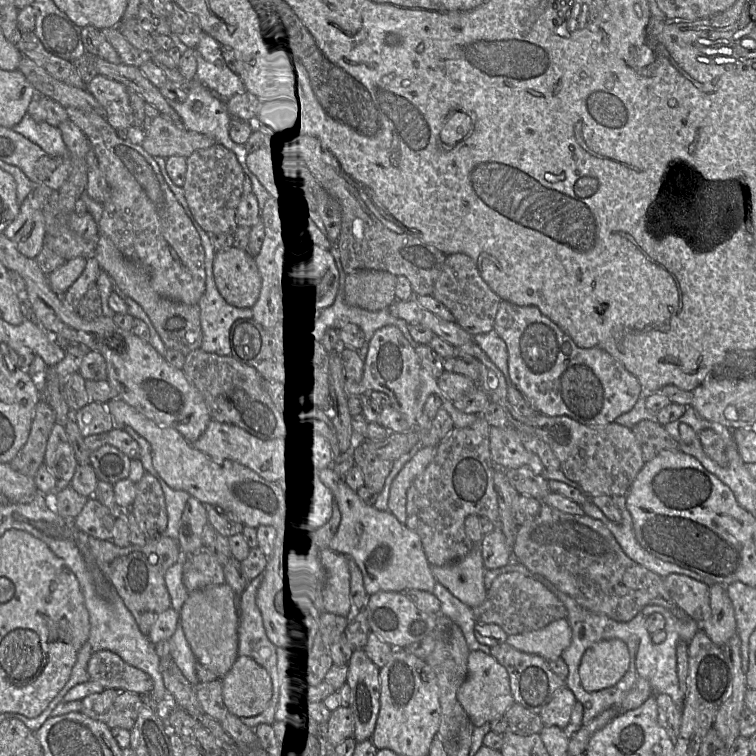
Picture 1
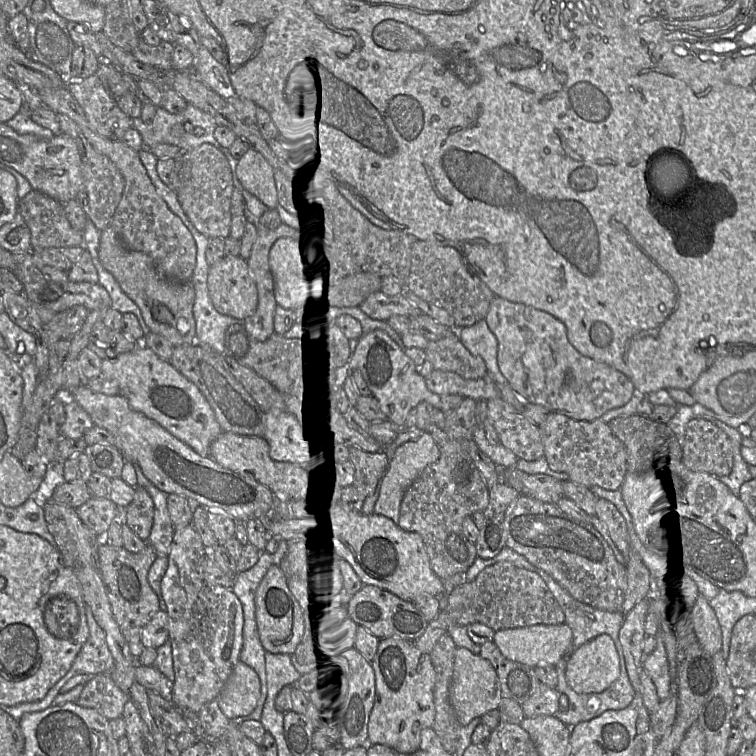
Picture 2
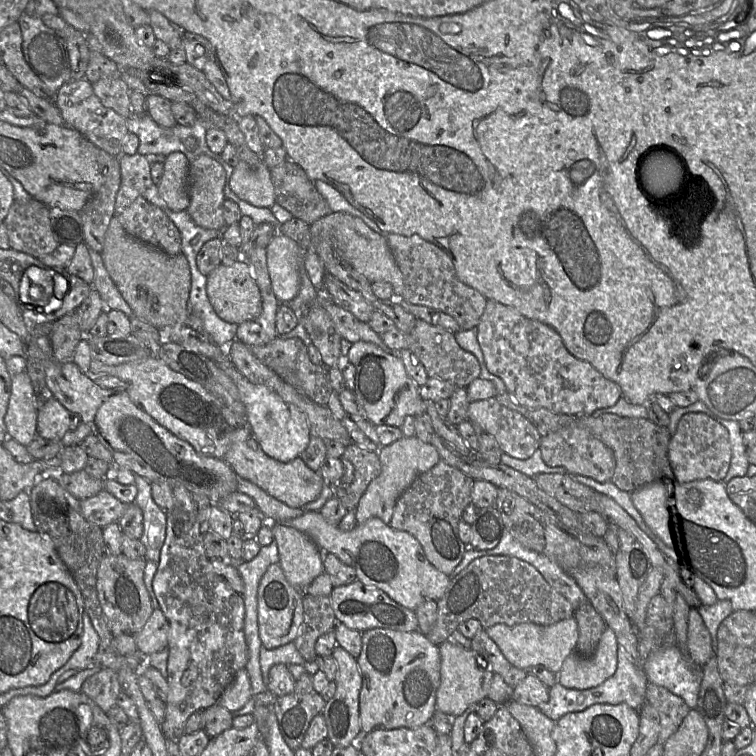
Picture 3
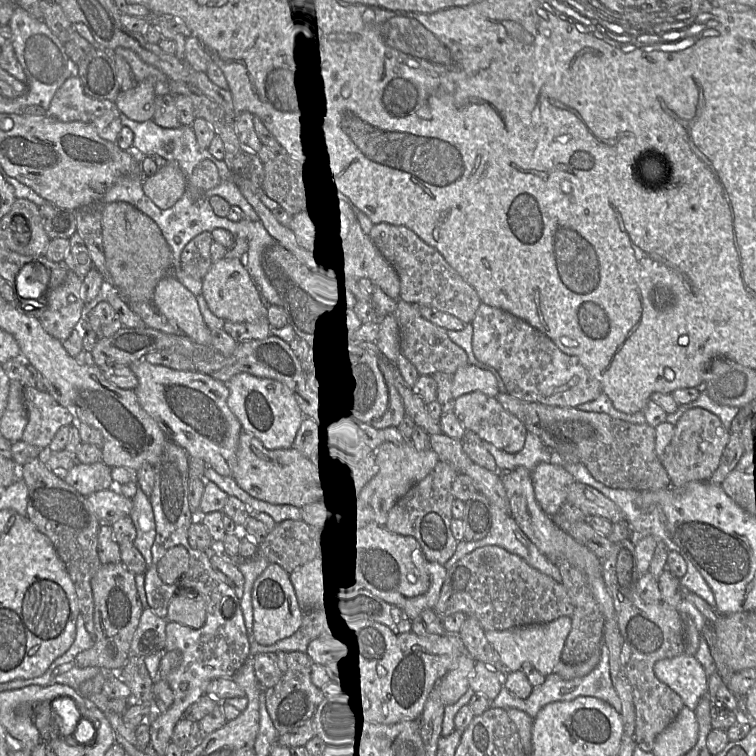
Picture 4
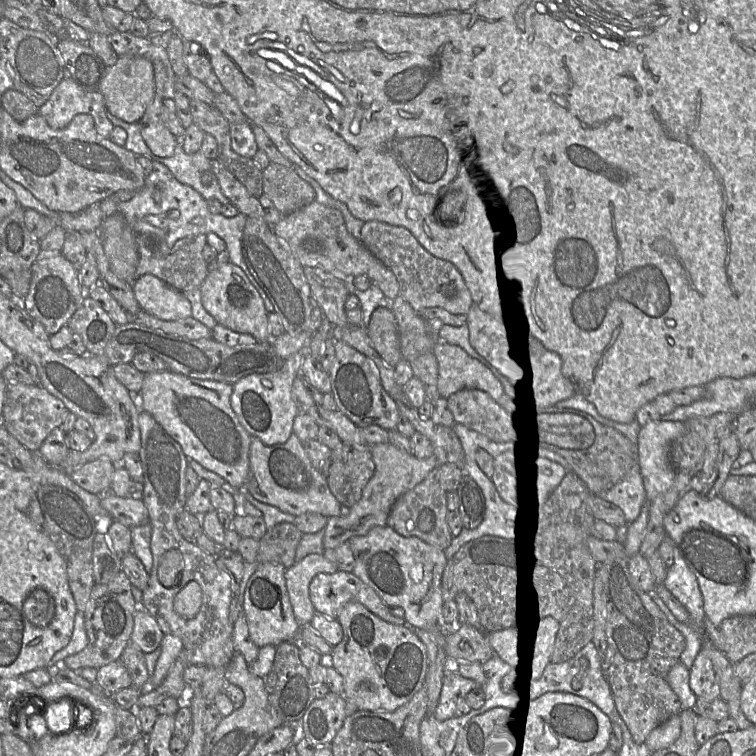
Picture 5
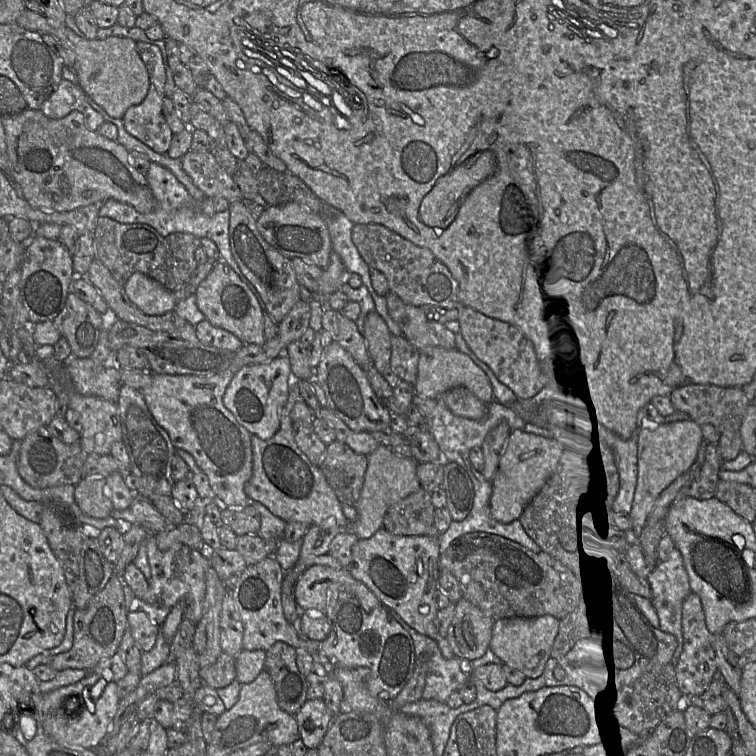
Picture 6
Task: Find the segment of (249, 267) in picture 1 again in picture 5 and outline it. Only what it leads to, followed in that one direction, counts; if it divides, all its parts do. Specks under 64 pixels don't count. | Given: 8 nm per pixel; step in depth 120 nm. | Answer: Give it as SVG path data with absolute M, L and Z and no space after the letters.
M231 262L222 264L207 274L199 289L202 306L219 325L238 333L250 334L258 343L271 339L268 312L261 297L238 266Z

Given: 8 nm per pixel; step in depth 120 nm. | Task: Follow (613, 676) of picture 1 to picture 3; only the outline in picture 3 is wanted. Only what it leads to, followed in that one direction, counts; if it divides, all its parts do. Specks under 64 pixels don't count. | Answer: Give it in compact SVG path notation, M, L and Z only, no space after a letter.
M606 626L593 655L584 657L573 652L564 660L558 683L579 690L599 686L617 669L618 647L614 631Z

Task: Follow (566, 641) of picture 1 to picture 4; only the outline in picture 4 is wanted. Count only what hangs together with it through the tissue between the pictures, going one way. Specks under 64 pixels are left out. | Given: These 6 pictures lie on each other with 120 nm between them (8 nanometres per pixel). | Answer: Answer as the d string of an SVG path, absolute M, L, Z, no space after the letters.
M560 617L548 623L518 626L502 631L485 631L485 636L510 671L521 671L524 664L532 665L545 677L561 662L561 652L571 631L571 618Z

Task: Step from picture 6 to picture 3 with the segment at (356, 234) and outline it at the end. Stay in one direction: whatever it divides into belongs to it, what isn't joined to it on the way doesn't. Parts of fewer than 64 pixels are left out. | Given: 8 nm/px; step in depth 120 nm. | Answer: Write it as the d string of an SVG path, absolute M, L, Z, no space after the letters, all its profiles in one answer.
M395 233L384 234L387 245L403 277L402 299L411 304L422 305L440 310L452 316L460 325L460 330L477 328L485 310L487 298L478 290L463 283L457 276L451 257L437 245L422 239L418 235L403 236Z

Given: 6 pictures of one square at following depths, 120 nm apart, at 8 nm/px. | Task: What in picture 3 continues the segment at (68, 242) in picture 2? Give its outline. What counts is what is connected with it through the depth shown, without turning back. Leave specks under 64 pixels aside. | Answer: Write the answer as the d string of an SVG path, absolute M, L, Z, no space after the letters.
M33 197L14 201L3 224L7 228L10 248L31 256L42 257L61 244L52 231L50 208Z

